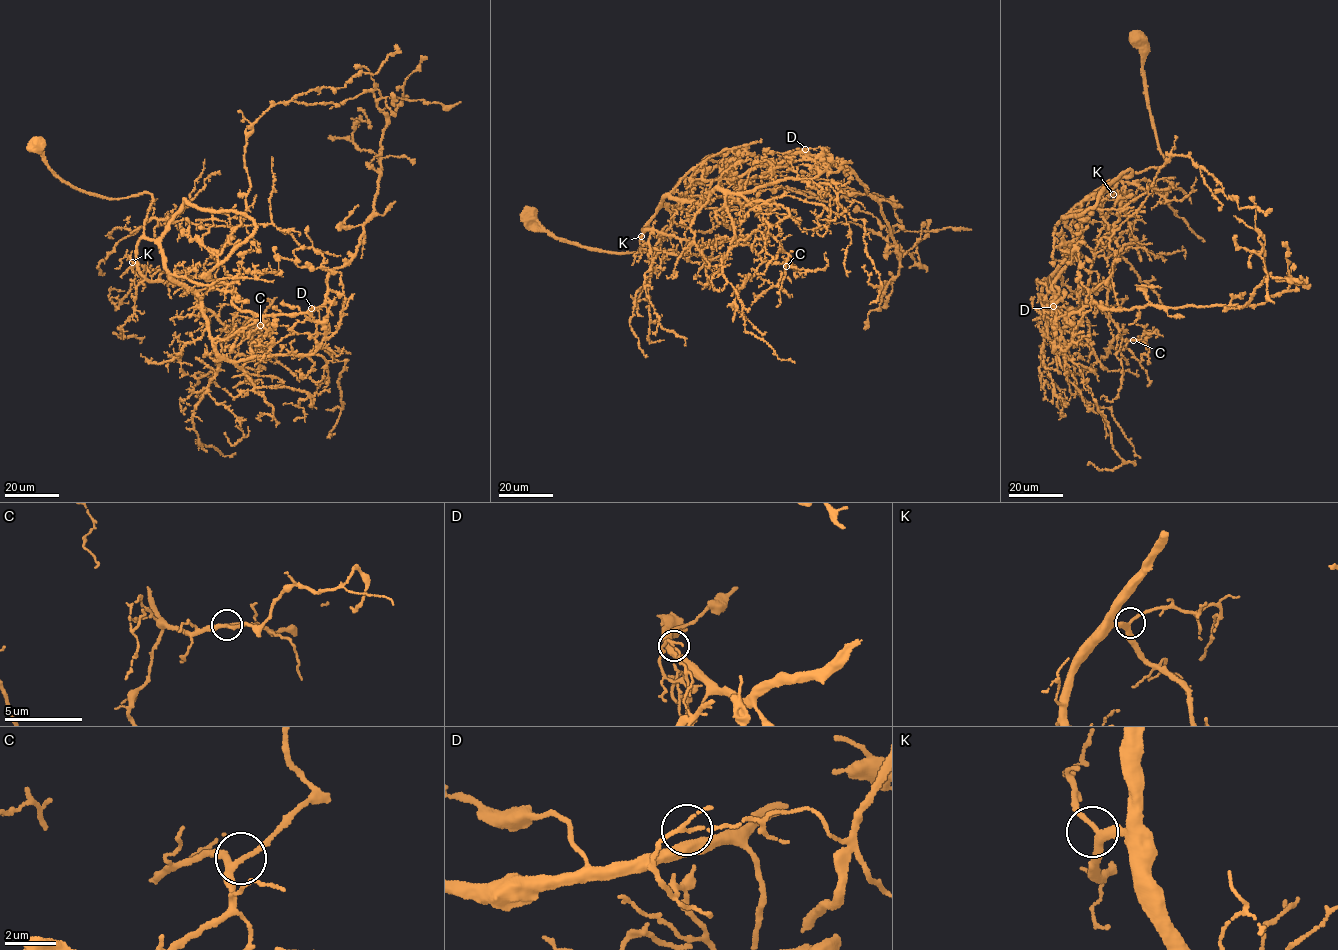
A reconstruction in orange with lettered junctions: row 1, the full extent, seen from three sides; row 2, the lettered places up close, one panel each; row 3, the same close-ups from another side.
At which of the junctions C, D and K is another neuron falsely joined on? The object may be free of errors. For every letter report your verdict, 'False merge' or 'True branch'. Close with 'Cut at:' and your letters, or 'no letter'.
C: True branch
D: False merge
K: True branch
Cut at: D

